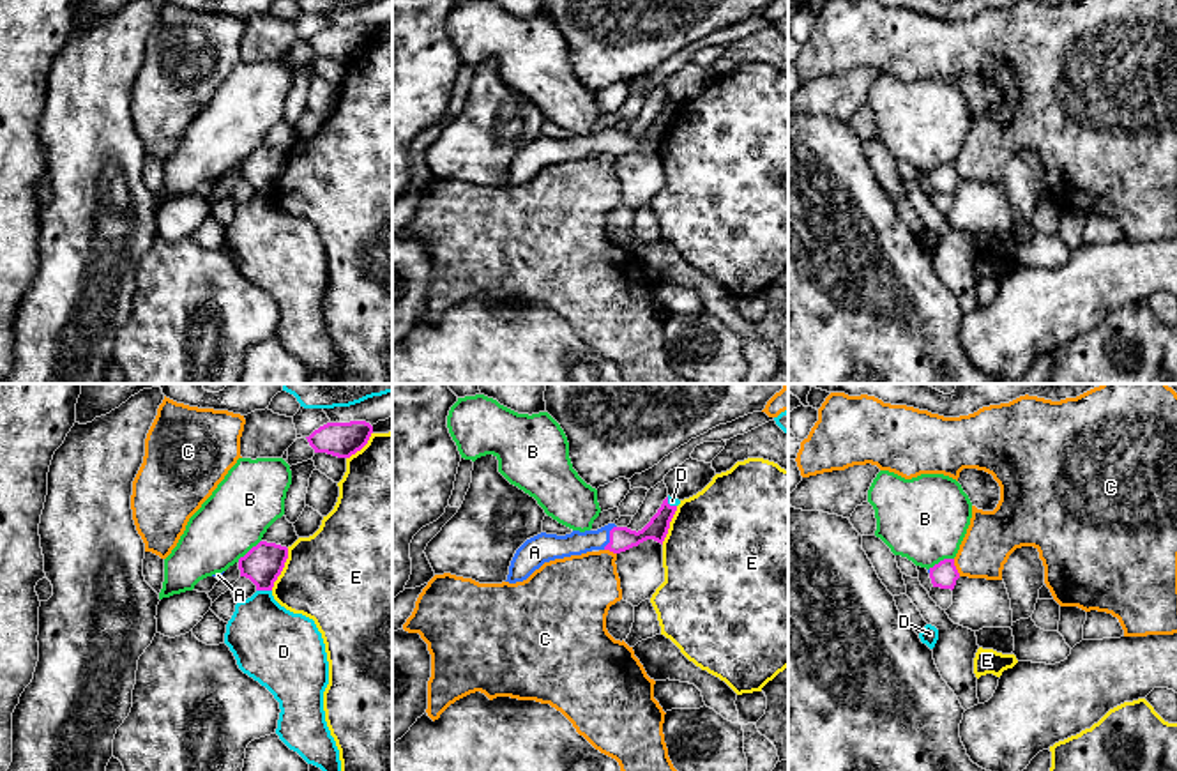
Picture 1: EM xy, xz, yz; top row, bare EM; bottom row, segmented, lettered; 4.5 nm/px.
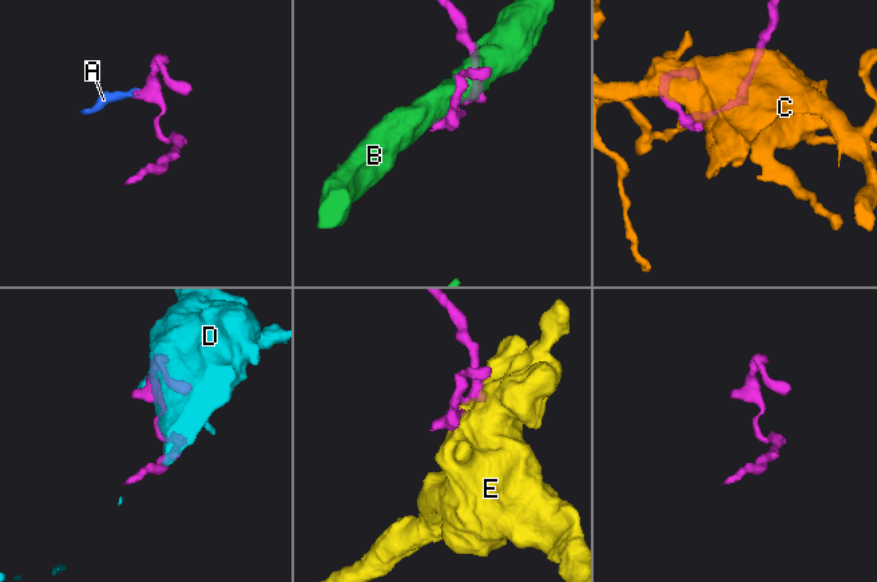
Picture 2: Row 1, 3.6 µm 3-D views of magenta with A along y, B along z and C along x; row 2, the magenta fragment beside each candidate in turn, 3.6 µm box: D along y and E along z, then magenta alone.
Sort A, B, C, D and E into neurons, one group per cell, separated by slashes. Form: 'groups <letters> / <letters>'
groups A / B / C / D / E

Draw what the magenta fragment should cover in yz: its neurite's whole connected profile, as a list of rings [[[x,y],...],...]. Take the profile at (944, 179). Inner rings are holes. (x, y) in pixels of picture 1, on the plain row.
[[[944,163],[933,172],[930,172],[930,182],[933,191],[953,195],[956,189],[956,184],[960,182],[960,177],[954,170],[954,163]]]

